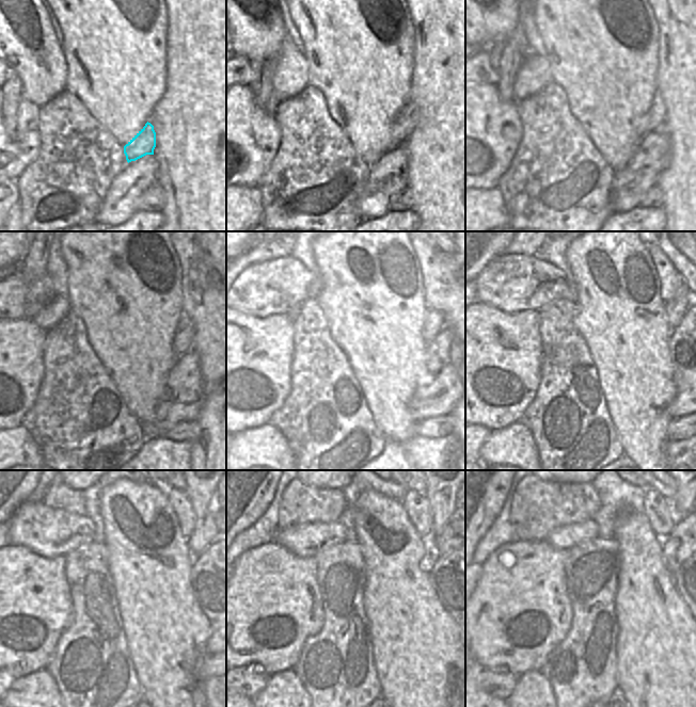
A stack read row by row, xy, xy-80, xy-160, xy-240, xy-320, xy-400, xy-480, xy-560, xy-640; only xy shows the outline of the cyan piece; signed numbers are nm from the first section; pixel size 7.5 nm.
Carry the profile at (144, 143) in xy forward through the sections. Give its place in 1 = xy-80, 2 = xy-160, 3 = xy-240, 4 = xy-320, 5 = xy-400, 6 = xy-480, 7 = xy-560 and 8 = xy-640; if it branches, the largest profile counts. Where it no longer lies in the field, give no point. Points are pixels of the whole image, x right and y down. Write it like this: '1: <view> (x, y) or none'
1: xy-80 (405, 123)
2: xy-160 (655, 116)
3: xy-240 (184, 338)
4: xy-320 (433, 322)
5: xy-400 (676, 308)
6: xy-480 (199, 492)
7: xy-560 (441, 492)
8: xy-640 (682, 498)

